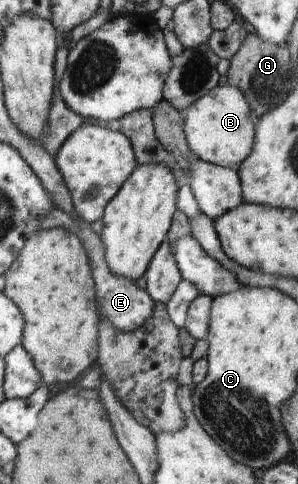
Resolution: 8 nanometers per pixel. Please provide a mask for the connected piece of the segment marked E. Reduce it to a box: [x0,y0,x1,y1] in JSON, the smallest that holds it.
[41,208,154,331]

